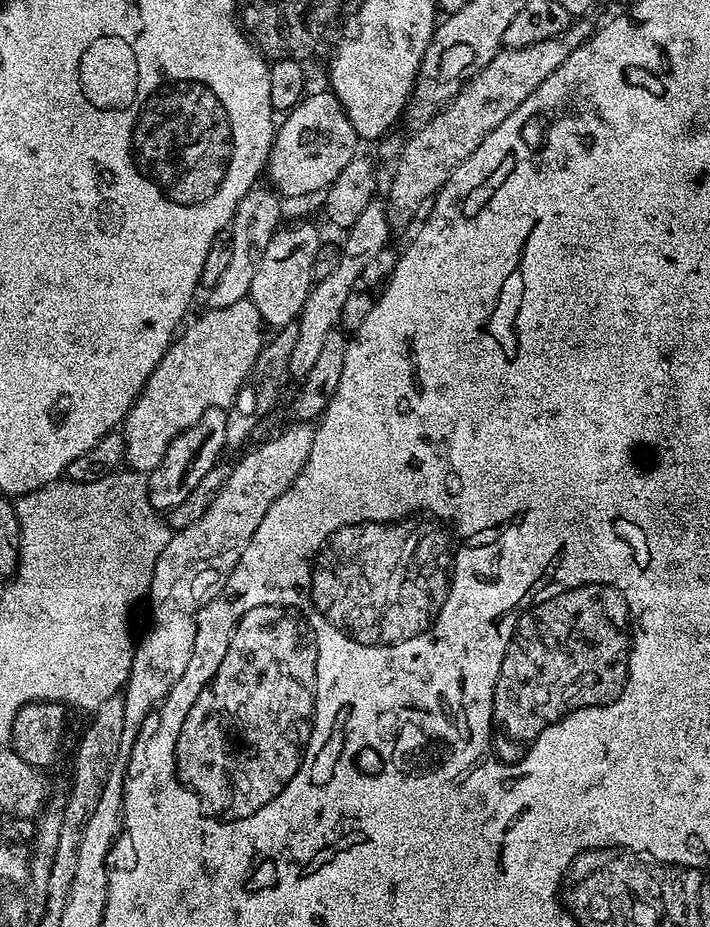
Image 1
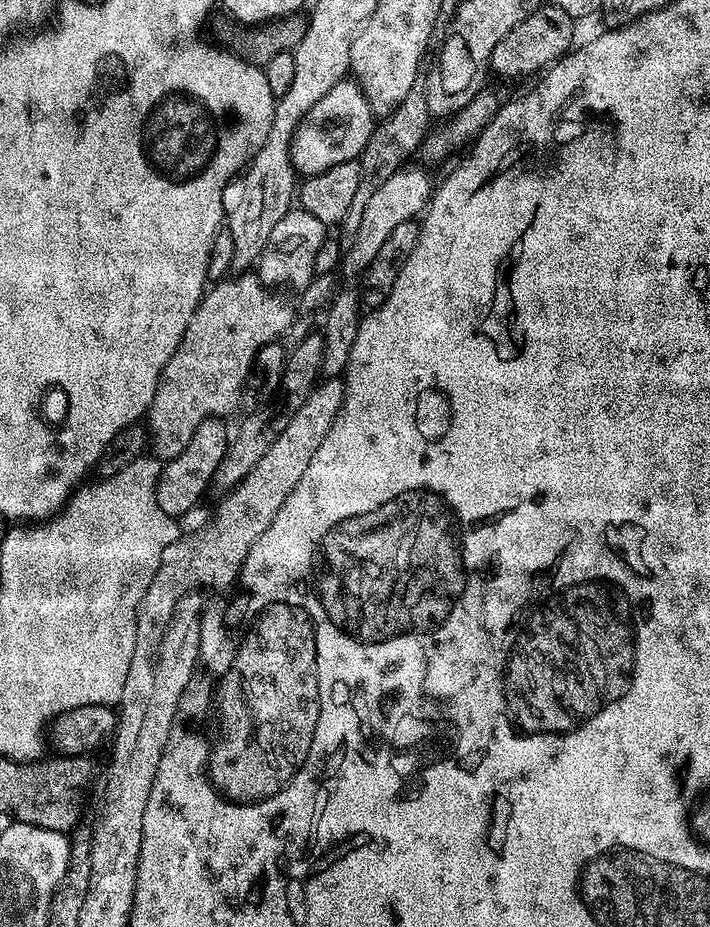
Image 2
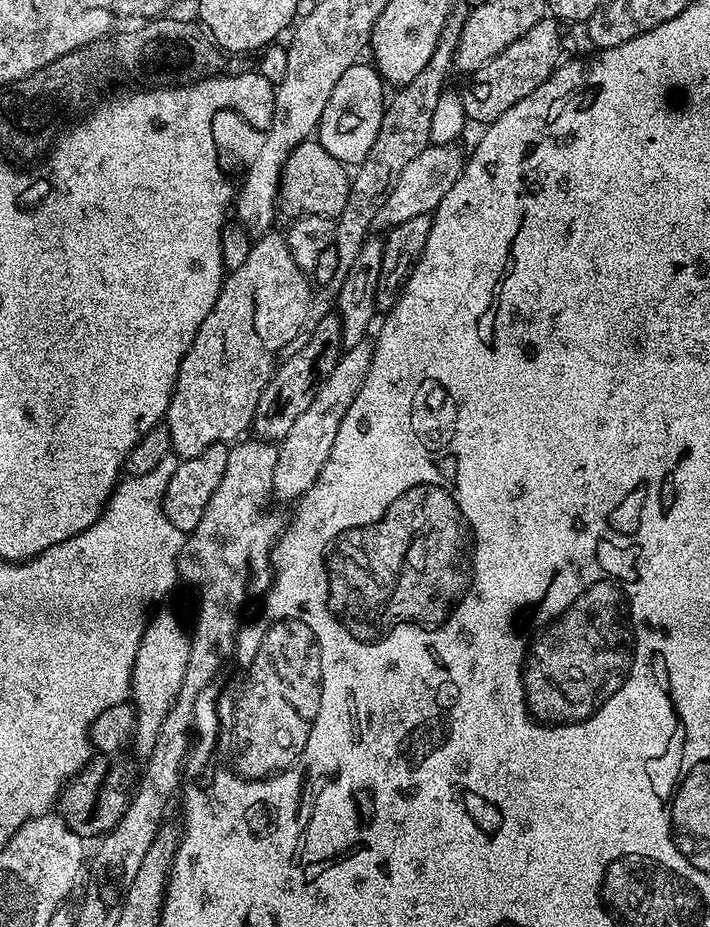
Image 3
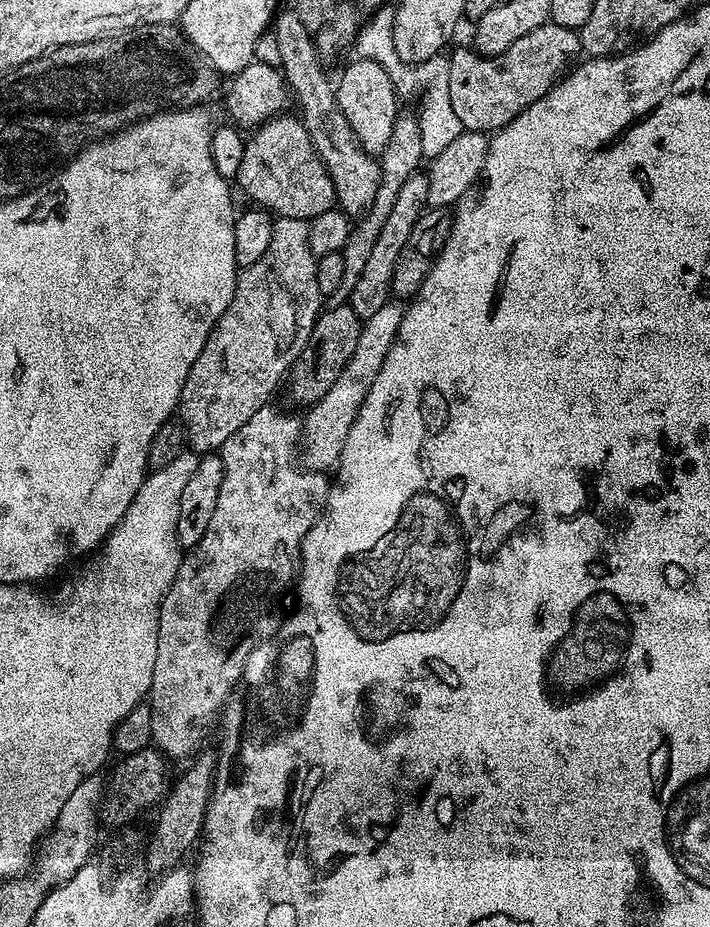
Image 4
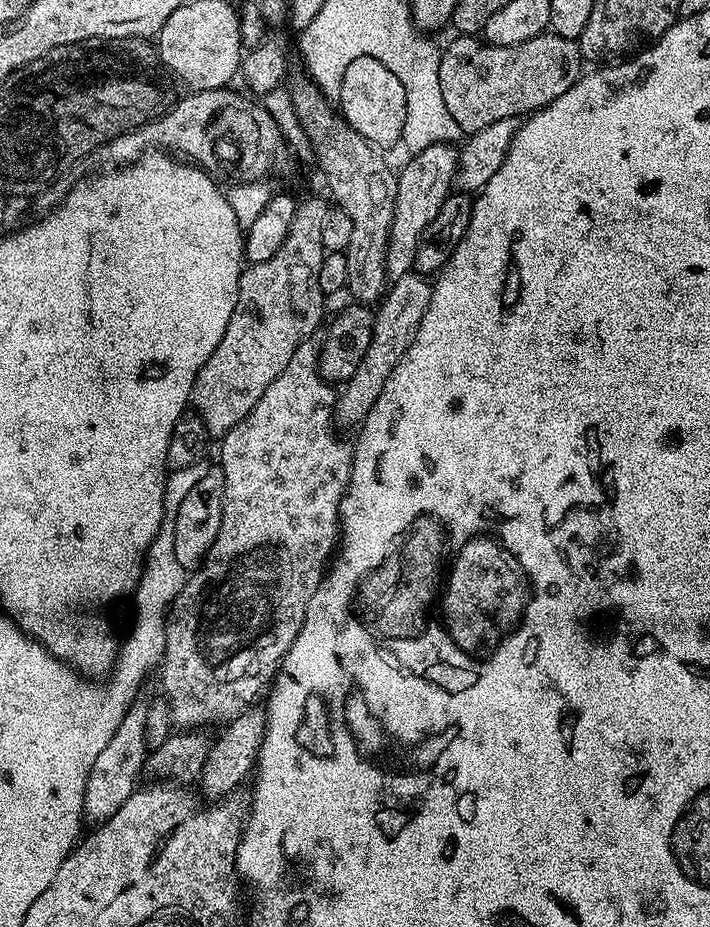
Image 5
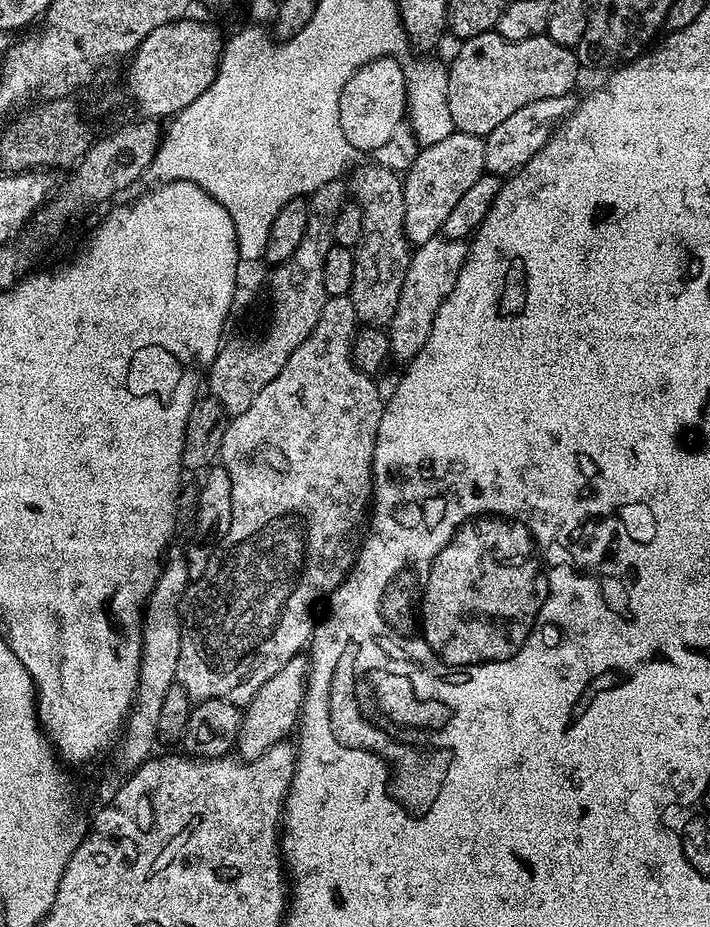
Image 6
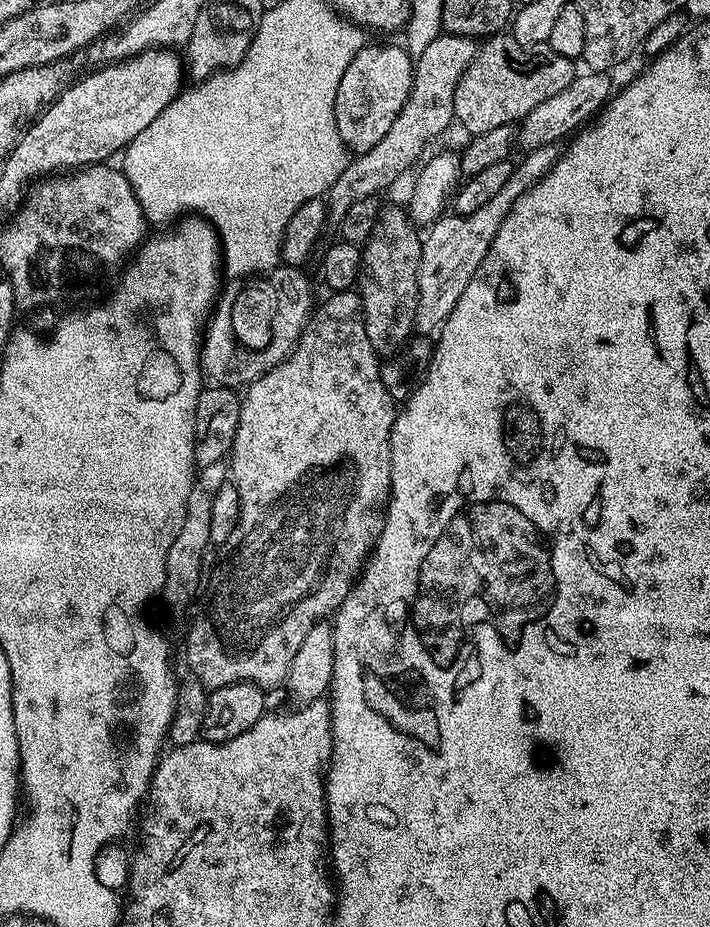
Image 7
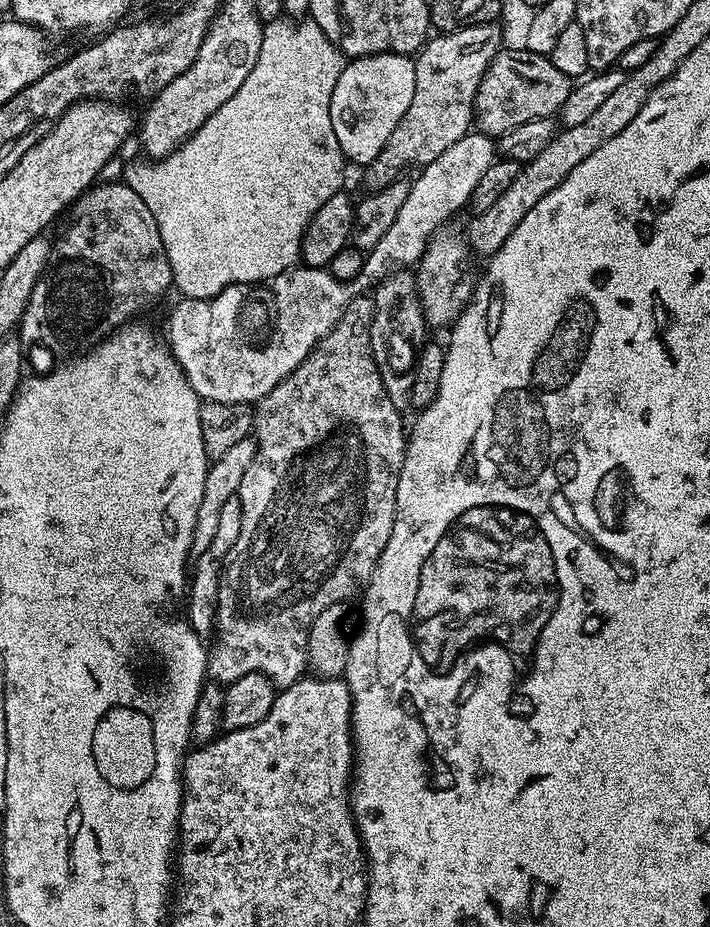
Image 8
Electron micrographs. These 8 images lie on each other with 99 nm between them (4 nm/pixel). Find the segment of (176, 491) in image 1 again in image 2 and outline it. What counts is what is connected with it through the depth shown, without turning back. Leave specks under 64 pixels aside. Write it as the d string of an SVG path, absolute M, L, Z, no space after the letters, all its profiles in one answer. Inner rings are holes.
M223 419L207 420L198 428L194 438L178 454L178 458L167 461L160 472L160 481L158 482L158 506L166 510L166 514L183 518L200 499L211 489L212 479L218 470L218 464L226 454L230 443L230 428L228 428Z

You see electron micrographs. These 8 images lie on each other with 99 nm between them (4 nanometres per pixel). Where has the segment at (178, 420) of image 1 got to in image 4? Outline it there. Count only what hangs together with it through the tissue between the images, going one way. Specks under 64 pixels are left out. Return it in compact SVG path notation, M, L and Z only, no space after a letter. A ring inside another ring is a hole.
M279 217L274 223L274 234L270 236L270 250L266 250L266 254L262 254L262 258L258 258L258 262L254 262L254 266L243 269L237 275L234 298L227 310L222 314L222 318L218 318L214 330L210 330L210 338L206 338L206 346L202 346L202 354L198 354L198 362L194 362L194 366L190 366L190 374L186 374L186 386L182 386L178 419L184 426L186 440L190 445L191 451L197 454L212 454L222 447L226 442L226 438L230 438L230 434L234 434L234 430L240 429L241 426L246 426L246 422L250 422L250 418L254 418L257 410L265 407L271 401L268 399L275 394L276 387L279 384L281 387L282 381L292 370L292 363L302 354L302 350L314 330L314 322L322 311L322 297L318 290L318 278L316 277L318 257L310 250L310 230L308 226L309 221L302 218Z

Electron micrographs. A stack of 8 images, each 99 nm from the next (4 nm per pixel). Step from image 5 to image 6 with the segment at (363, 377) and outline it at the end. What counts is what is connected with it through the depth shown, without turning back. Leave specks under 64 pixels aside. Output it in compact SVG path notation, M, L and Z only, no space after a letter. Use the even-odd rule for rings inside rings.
M443 234L419 245L411 253L397 309L394 310L392 320L386 325L388 351L393 361L411 361L412 357L420 353L422 346L426 346L430 330L434 326L434 314L438 314L438 306L442 306L450 290L454 290L454 282L458 282L458 274L467 256L468 244L465 241L450 240Z

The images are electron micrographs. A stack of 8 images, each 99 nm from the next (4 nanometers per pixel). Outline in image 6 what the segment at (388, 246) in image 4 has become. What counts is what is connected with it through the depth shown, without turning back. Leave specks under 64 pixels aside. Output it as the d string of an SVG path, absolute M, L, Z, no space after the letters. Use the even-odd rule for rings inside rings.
M453 130L449 136L442 138L442 142L423 145L419 149L420 153L412 160L412 165L408 168L408 176L403 177L404 194L405 194L405 238L412 246L419 246L430 242L435 236L441 235L444 230L446 217L449 216L450 210L462 199L462 194L478 182L478 178L485 175L486 169L486 146L484 145L485 137L475 136Z

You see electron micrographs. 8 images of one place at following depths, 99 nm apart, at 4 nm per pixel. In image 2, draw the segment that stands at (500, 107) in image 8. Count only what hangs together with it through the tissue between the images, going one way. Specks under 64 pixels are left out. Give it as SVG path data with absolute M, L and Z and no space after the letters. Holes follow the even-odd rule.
M551 2L541 3L538 10L522 18L522 22L518 22L518 26L514 26L514 30L510 30L510 34L506 34L498 46L494 46L491 71L508 80L516 80L519 76L535 77L543 73L573 47L572 35L576 28L577 25L570 14L566 14L566 10L558 10Z

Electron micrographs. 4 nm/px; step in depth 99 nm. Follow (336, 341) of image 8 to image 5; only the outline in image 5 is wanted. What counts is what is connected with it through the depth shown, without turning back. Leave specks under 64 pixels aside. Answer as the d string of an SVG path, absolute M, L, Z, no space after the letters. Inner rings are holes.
M316 338L303 340L303 342L301 342L298 346L298 350L294 350L294 355L291 356L290 362L286 362L286 370L282 370L282 374L278 374L278 378L274 378L274 382L270 382L270 386L266 386L266 394L262 394L262 398L258 398L258 406L254 406L254 410L250 410L250 414L246 414L246 418L242 418L242 422L238 422L238 426L234 426L229 430L229 432L225 432L222 439L219 441L219 444L221 444L218 467L224 471L224 477L226 478L224 509L222 510L222 526L218 530L218 538L214 538L214 546L210 546L210 550L206 554L204 561L200 563L199 568L197 568L195 572L191 573L191 575L185 579L184 588L178 594L178 598L175 600L175 602L172 603L172 607L168 609L168 618L164 621L166 646L164 647L164 655L158 664L158 672L160 668L160 684L162 687L164 687L162 696L163 699L168 701L168 708L170 711L172 711L172 722L177 729L200 730L205 726L208 726L204 724L218 723L217 725L219 725L221 722L233 720L235 716L240 716L242 713L244 713L253 703L253 701L255 701L252 699L259 694L260 687L262 687L264 684L264 679L266 679L266 684L270 674L275 673L280 661L283 660L284 655L286 655L290 650L290 646L294 642L294 638L298 638L298 630L302 630L302 622L306 618L306 610L308 609L310 598L314 598L314 590L318 590L320 588L320 583L322 583L324 580L324 573L329 567L330 561L333 559L334 553L338 548L338 541L342 535L340 531L340 503L342 502L345 492L348 491L348 483L352 477L352 453L354 451L353 445L349 443L349 441L347 444L342 437L336 436L335 430L332 429L332 426L334 427L334 405L337 395L337 389L320 375L320 340Z

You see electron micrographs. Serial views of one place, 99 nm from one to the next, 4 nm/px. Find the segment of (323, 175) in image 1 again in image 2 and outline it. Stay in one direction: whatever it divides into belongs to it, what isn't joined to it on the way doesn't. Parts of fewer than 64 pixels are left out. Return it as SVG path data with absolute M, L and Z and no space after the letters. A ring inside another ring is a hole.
M351 78L339 80L334 90L330 90L316 102L310 114L300 123L292 139L292 167L301 177L307 178L347 160L356 160L364 153L373 127L374 117L364 97L364 91Z

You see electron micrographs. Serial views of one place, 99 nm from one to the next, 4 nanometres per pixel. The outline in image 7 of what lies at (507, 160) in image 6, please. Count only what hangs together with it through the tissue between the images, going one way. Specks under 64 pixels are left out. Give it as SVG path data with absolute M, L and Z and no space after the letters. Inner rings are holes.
M585 71L577 75L576 79L562 90L562 94L554 94L554 98L546 98L530 114L526 114L518 124L518 144L524 150L541 148L547 144L559 145L560 139L571 137L577 130L585 127L599 113L600 109L608 103L613 95L614 87L608 81L609 77L603 72Z

